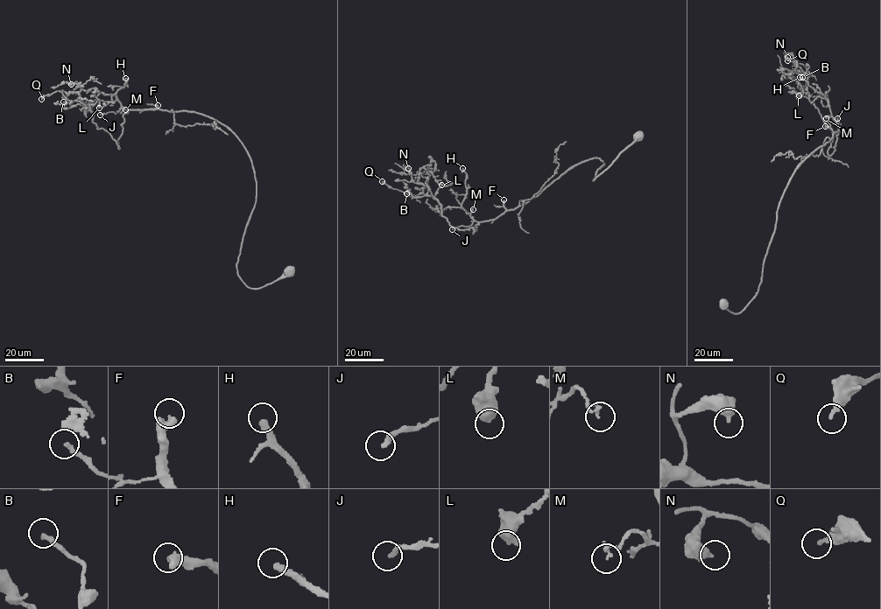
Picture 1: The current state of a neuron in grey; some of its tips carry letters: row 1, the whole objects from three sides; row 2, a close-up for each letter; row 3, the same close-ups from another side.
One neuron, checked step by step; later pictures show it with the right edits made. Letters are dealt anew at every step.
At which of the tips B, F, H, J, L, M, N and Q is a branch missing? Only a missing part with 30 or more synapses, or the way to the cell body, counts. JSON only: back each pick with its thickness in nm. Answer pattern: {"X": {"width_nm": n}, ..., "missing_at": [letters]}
{"F": {"width_nm": 440}, "H": {"width_nm": 280}, "missing_at": ["F", "H"]}

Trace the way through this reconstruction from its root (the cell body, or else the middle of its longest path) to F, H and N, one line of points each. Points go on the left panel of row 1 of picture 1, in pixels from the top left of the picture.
F: (289, 272), (255, 289), (237, 274), (257, 193), (241, 141), (205, 115), (158, 105)
H: (289, 272), (255, 289), (237, 274), (257, 193), (241, 141), (193, 112), (124, 109), (115, 94), (125, 78)
N: (289, 272), (255, 289), (237, 274), (256, 181), (231, 131), (193, 112), (129, 110), (118, 148), (71, 84)

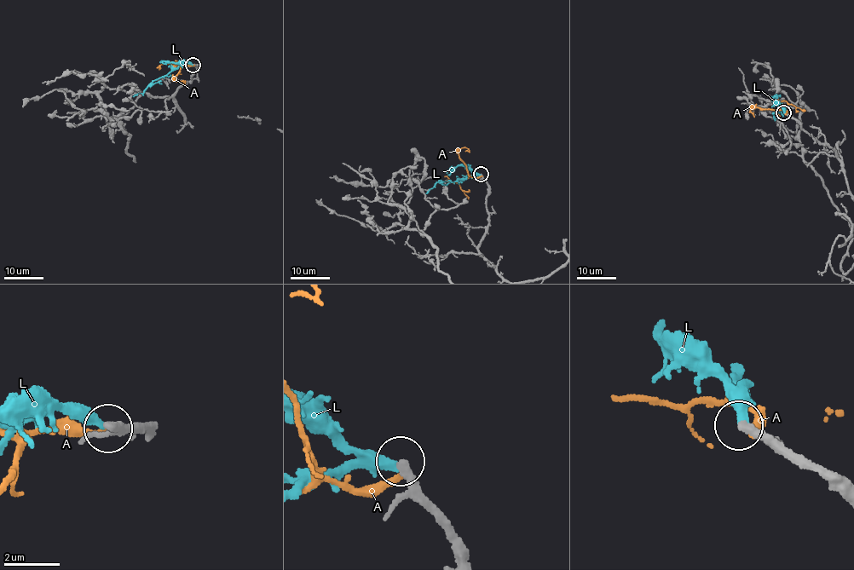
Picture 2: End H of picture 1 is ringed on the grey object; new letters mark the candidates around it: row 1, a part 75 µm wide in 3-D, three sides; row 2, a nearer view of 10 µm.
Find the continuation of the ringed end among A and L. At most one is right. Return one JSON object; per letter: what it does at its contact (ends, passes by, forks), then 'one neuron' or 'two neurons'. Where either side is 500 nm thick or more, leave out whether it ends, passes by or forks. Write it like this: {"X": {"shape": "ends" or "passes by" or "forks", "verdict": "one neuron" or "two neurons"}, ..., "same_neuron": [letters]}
{"A": {"shape": "ends", "verdict": "two neurons"}, "L": {"shape": "ends", "verdict": "two neurons"}, "same_neuron": []}

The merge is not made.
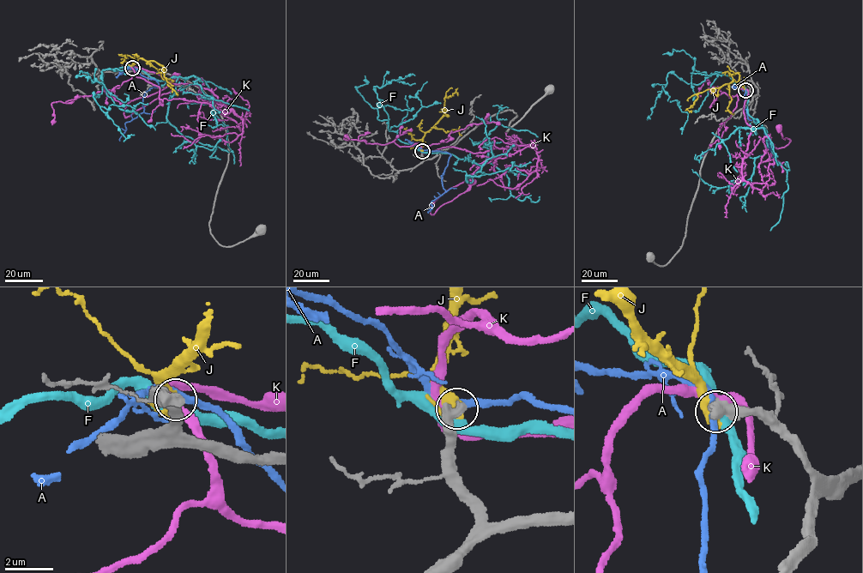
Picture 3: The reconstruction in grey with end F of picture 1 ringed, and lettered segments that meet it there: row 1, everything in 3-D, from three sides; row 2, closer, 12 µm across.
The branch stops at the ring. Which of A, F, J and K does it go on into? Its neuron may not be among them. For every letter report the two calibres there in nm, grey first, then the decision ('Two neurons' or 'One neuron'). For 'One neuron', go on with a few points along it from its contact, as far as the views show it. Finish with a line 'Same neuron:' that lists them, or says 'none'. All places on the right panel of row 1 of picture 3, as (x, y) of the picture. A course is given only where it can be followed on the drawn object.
A: Thickness 550 nm (grey) against 240 nm. Two neurons
F: Thickness 650 nm (grey) against 440 nm. Two neurons
J: Thickness 600 nm (grey) against 480 nm. One neuron. Its course: (745, 90), (733, 80), (719, 87), (707, 89), (699, 93), (687, 109), (691, 111)
K: Thickness 650 nm (grey) against 360 nm. Two neurons
Same neuron: J

